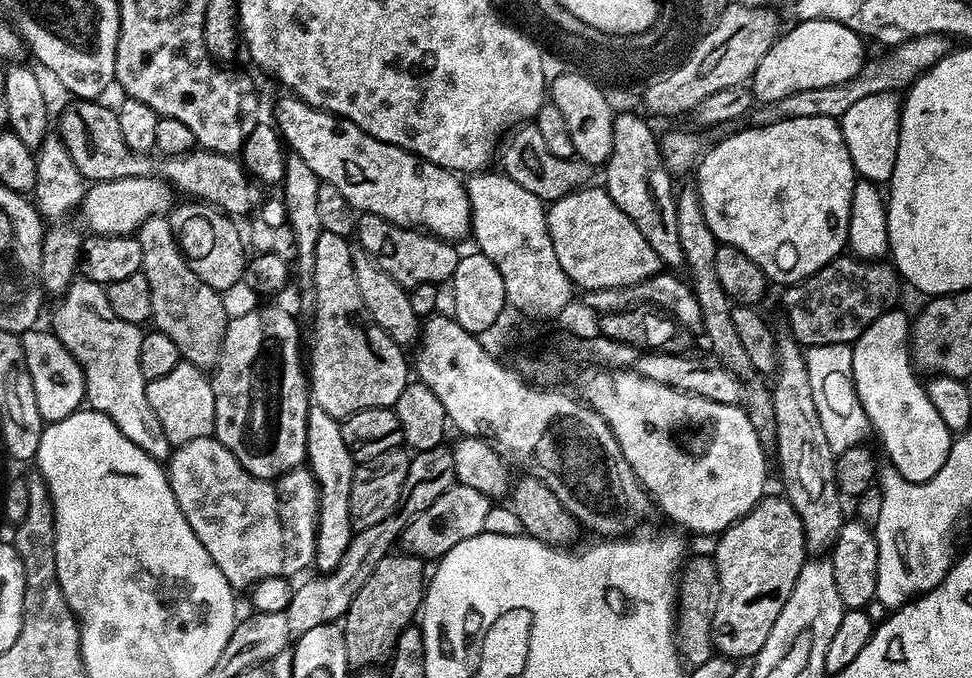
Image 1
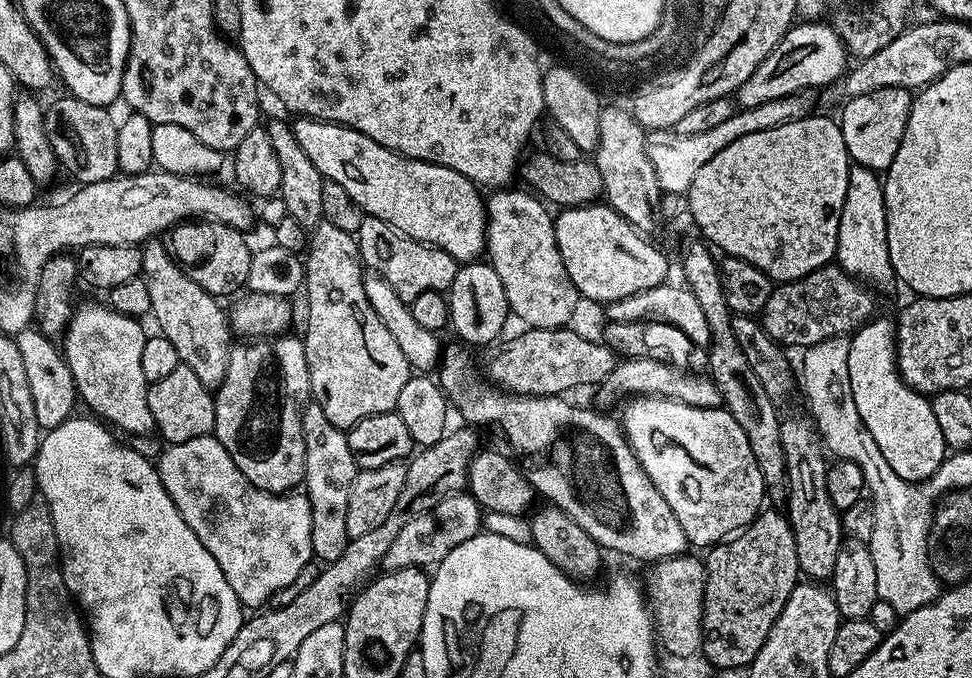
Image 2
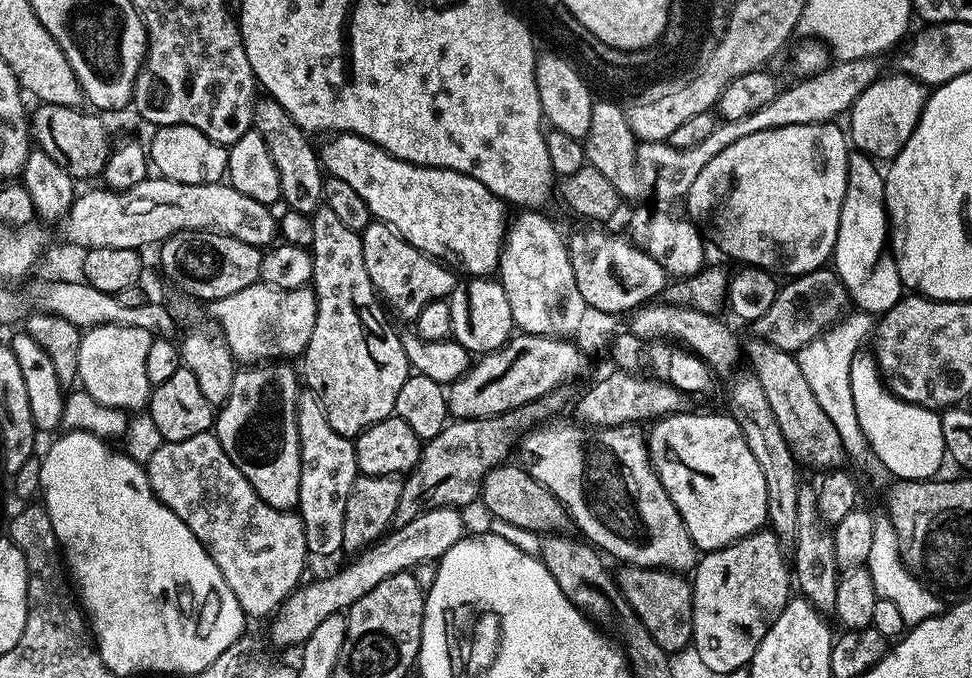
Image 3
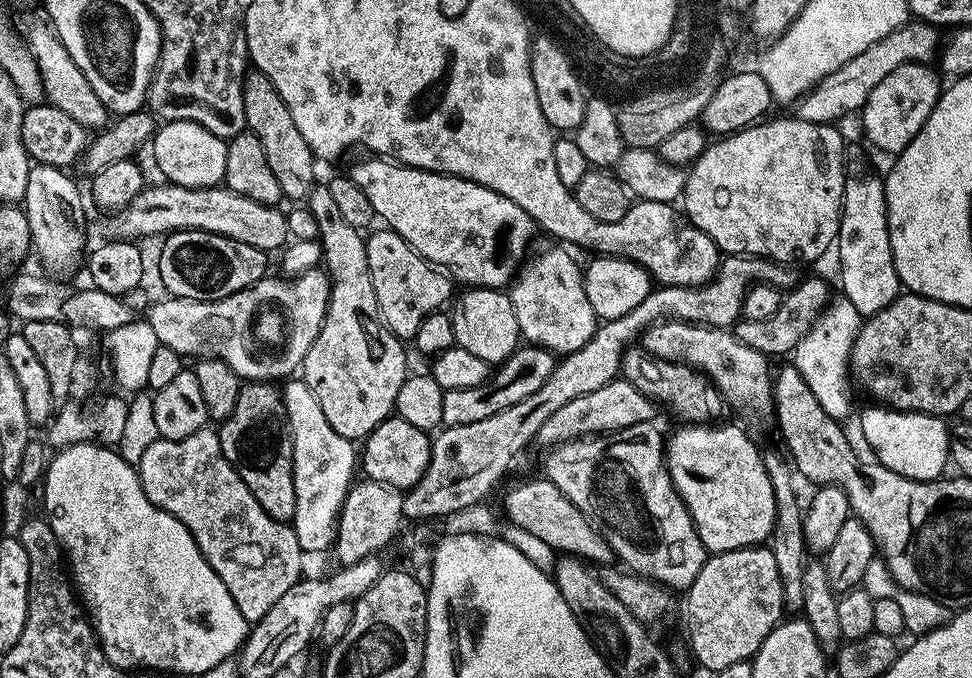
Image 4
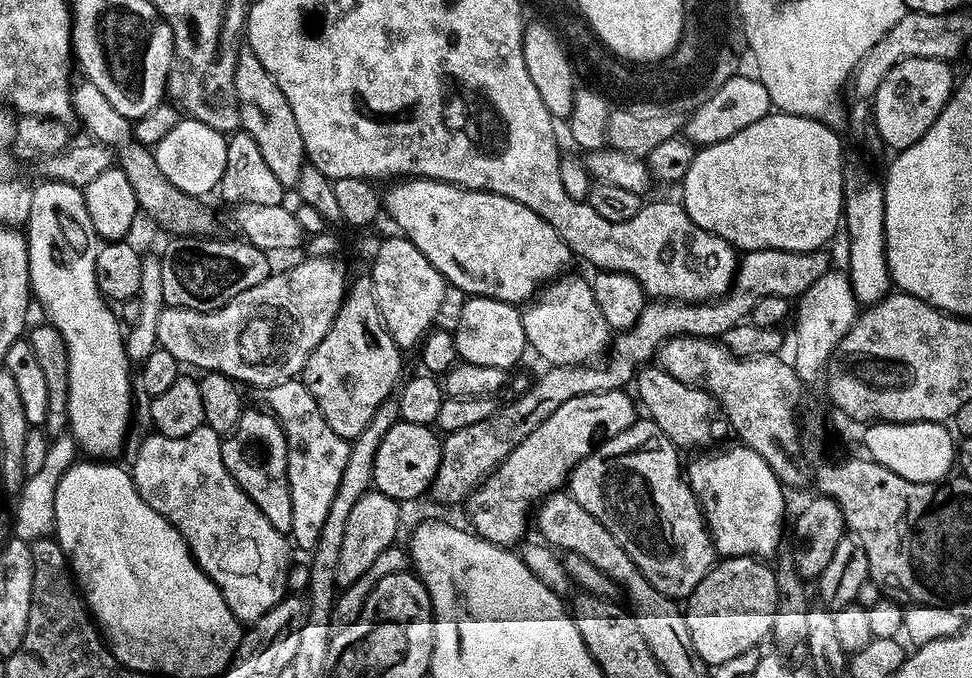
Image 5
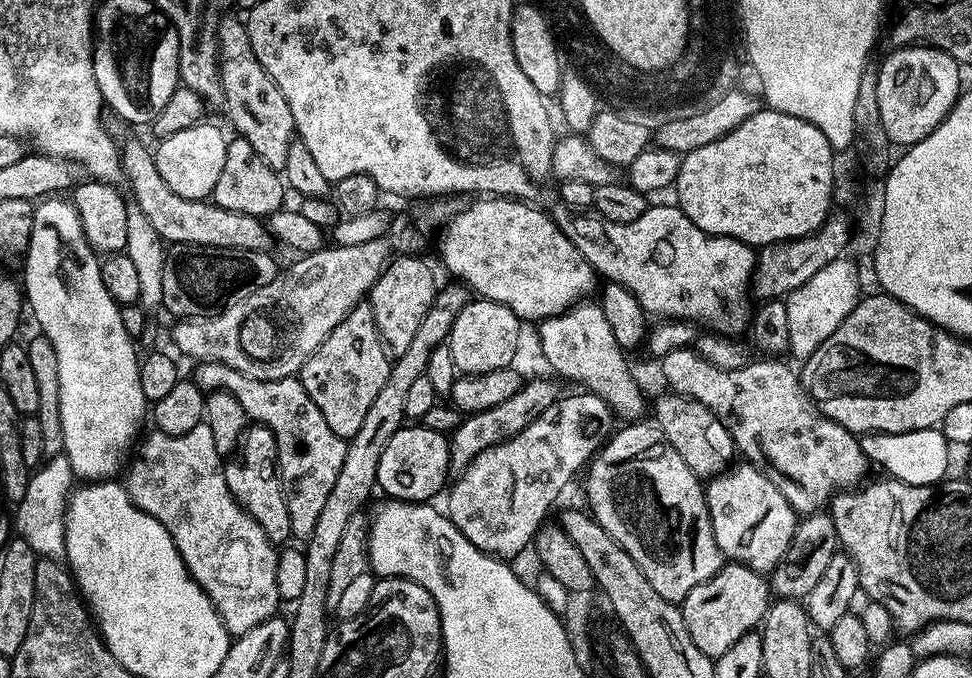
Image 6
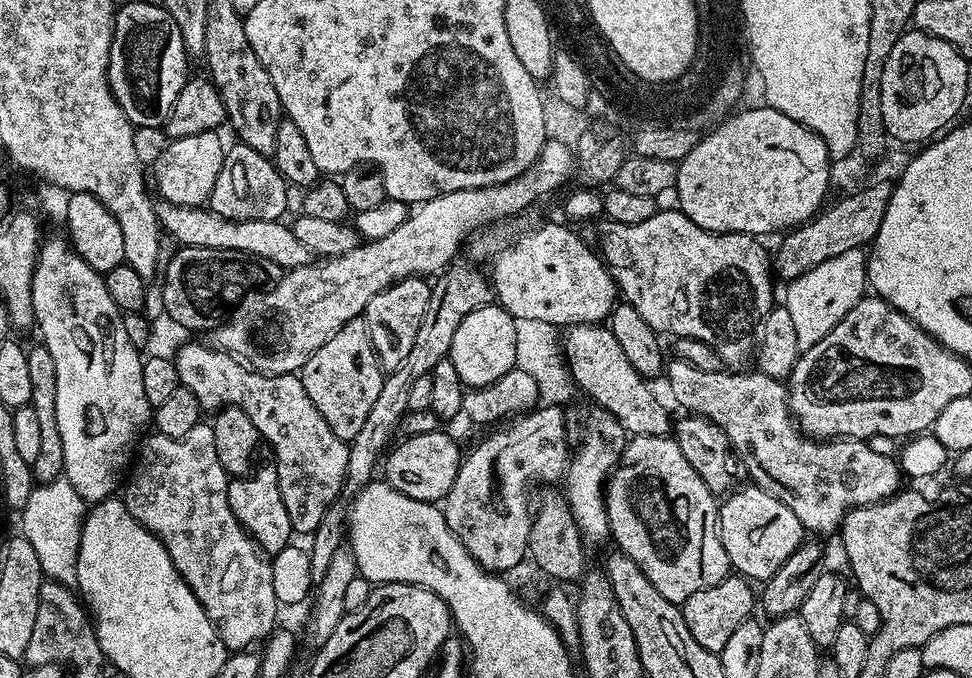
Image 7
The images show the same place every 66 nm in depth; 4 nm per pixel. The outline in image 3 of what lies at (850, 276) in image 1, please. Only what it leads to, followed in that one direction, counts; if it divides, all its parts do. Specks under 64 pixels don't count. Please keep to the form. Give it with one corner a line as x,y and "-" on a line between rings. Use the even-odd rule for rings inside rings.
831,267
816,268
801,276
791,277
781,287
774,303
766,309
762,318
751,321
751,331
758,338
778,346
778,350
796,354
814,338
818,338
826,329
832,327
849,311
850,301
846,286
840,281
839,274

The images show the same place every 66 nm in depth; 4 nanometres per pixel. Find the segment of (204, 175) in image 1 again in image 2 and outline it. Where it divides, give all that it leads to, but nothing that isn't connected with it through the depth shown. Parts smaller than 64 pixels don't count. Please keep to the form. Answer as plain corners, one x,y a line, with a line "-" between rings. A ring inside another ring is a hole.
64,94
61,100
56,100
51,105
50,103
44,110
44,125
46,126
46,138
50,138
50,146
56,155
57,165
61,169
64,168
78,180
81,185
101,182
110,179
112,176
120,172
118,166
118,127
117,121
112,121
112,116
107,107
99,108
90,102
82,102
76,96

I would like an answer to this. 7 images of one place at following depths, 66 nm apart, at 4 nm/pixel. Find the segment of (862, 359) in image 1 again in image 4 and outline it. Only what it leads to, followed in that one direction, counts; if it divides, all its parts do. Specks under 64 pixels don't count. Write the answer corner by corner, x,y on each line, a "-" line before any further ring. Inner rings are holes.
887,406
880,411
883,412
868,412
864,416
864,440
872,447
871,455
911,480
941,479
945,475
944,464
946,468
950,460
949,425
941,417
925,412
902,412

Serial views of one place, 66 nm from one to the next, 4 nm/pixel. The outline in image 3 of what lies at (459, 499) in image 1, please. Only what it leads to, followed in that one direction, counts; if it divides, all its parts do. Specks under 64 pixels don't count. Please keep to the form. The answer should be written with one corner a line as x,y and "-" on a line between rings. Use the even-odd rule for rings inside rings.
454,507
426,510
418,514
414,522
406,522
406,526
393,527
385,532
379,540
364,548
351,559
354,561
345,568
338,569
333,576
324,576
321,580
310,581
309,584
301,583
271,617
273,642
280,648
288,648
291,644
300,646
326,618
352,608
354,602
358,602
358,598
366,598
366,594
370,594
370,590
374,590
378,582
386,582
386,578
399,572
416,570
419,564
424,564
427,560
439,561
446,554
446,550
450,550
450,546
464,539
464,515
461,509

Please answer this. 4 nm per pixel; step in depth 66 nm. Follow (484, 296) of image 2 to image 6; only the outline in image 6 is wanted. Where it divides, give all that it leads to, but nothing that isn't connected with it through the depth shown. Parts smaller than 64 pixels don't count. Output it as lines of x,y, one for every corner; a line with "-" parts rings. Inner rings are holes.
483,298
469,299
468,304
462,306
458,318
454,318
454,326
446,341
457,373
481,376
490,370
509,367
511,359
514,358
521,323
519,316
515,316
509,308
498,302

